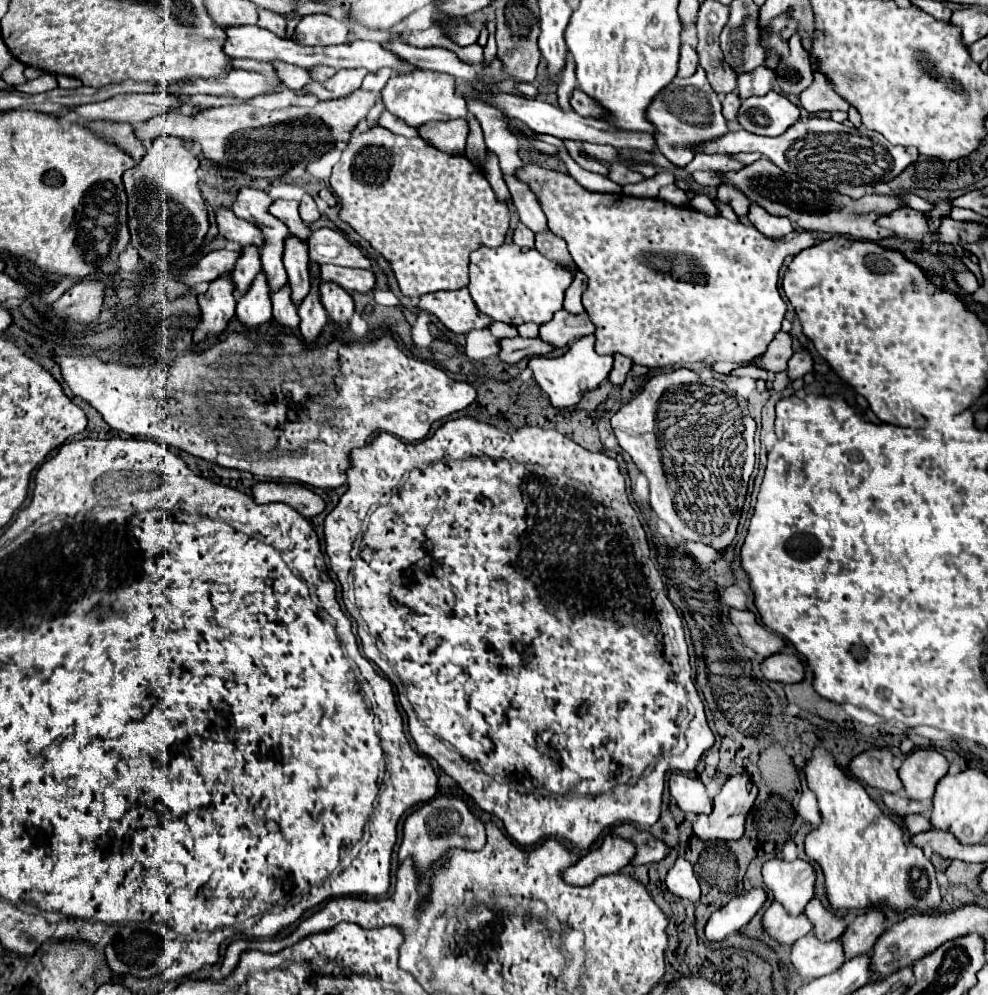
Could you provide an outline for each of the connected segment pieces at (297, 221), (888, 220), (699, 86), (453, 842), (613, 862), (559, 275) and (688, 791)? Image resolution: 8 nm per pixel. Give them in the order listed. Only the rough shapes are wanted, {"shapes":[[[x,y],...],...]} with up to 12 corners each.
{"shapes":[[[275,200],[269,212],[307,242],[309,226],[299,216],[299,202]],[[907,206],[877,224],[909,240],[929,230],[925,216]],[[701,66],[673,78],[647,106],[661,154],[725,134],[721,102]],[[435,796],[407,816],[399,860],[423,874],[451,848],[481,850],[467,804]],[[609,834],[563,878],[585,886],[619,872],[635,856],[633,842]],[[517,244],[471,254],[477,310],[519,326],[563,308],[573,272]],[[675,772],[669,792],[685,814],[709,814],[699,778]]]}

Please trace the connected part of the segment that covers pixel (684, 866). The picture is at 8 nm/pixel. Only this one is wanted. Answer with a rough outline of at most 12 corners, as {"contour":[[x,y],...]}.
{"contour":[[677,858],[669,870],[667,888],[691,902],[701,888],[693,866]]}

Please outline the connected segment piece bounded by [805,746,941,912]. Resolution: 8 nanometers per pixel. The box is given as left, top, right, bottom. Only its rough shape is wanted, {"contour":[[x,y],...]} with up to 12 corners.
{"contour":[[813,748],[805,852],[835,910],[939,906],[931,860]]}

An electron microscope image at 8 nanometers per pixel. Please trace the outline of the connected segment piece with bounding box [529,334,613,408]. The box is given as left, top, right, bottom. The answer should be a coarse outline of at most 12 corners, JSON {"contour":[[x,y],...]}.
{"contour":[[577,338],[557,358],[537,356],[529,368],[557,408],[575,406],[613,368]]}

